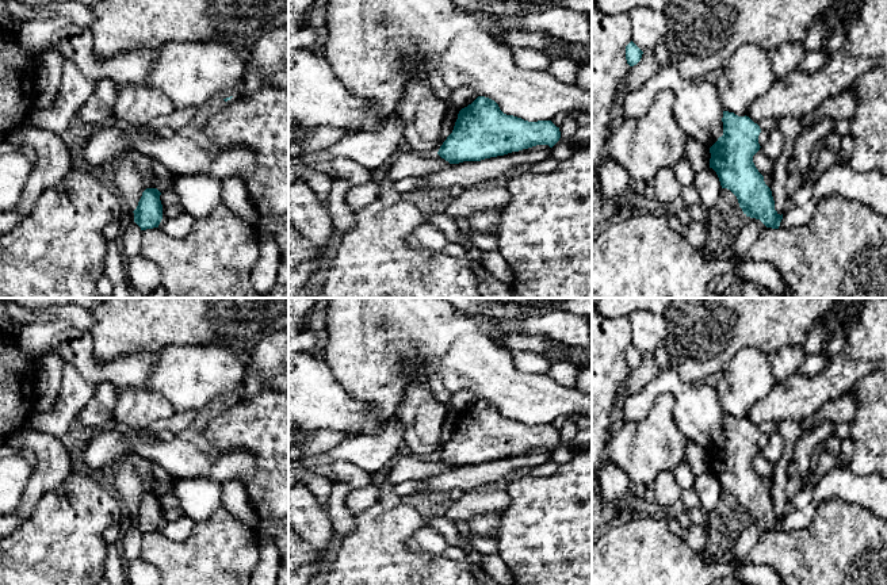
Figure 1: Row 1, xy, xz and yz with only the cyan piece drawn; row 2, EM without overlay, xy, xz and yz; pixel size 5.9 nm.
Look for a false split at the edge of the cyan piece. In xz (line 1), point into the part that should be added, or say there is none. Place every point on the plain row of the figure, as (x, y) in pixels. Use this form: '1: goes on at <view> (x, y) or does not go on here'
1: does not go on here

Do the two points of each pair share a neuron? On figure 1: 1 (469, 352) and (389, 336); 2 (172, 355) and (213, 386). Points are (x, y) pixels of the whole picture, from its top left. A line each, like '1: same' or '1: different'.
1: same
2: same

